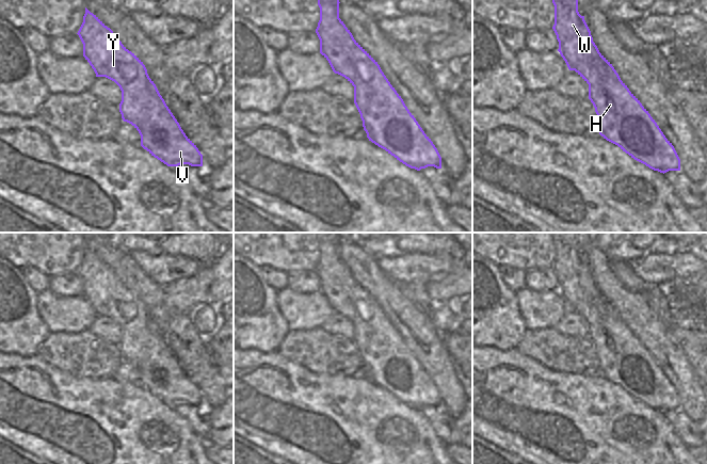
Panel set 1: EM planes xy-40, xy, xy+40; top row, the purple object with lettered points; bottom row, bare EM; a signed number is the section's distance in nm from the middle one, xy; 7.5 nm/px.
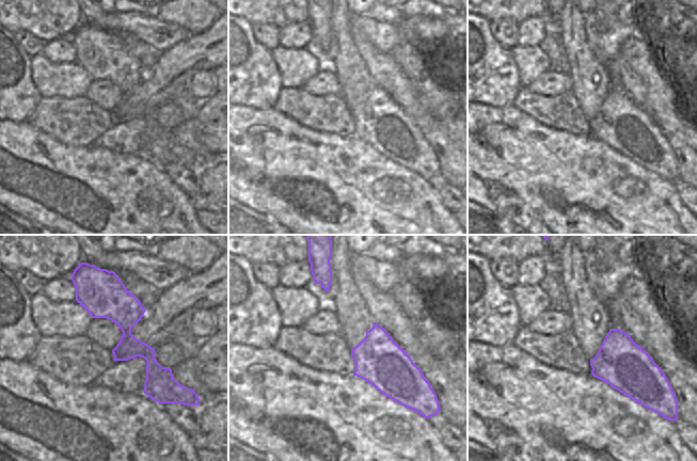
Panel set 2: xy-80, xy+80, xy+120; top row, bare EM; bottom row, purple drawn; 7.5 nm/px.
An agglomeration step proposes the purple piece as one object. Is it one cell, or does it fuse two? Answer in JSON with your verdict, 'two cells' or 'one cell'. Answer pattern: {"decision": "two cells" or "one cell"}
{"decision": "one cell"}

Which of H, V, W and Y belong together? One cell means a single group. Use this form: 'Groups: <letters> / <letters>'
Groups: H V W Y

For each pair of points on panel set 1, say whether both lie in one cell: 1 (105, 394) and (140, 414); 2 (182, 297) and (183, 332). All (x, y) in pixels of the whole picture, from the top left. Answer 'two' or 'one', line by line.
1: one
2: two

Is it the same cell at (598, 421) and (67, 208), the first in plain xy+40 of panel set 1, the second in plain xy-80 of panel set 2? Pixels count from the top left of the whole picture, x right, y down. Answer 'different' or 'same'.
same

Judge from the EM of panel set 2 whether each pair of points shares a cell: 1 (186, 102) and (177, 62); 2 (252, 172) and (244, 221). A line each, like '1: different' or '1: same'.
1: different
2: different

